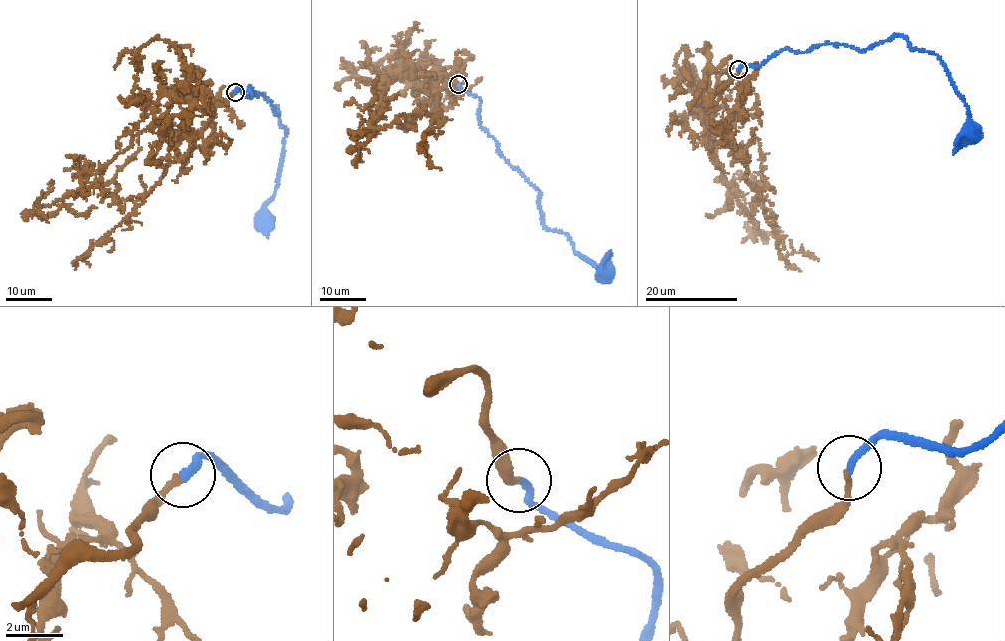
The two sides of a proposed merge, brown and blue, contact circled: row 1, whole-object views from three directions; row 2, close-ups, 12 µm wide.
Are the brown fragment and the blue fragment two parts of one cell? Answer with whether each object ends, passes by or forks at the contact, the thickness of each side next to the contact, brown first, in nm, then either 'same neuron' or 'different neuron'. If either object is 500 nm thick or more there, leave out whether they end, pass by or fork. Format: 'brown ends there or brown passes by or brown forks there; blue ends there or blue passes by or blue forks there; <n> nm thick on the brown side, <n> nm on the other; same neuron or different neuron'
brown ends there; blue ends there; 190 nm thick on the brown side, 240 nm on the other; same neuron

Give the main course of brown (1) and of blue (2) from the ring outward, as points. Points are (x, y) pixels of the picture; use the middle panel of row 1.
1: (459, 84), (452, 68), (428, 60), (404, 64), (382, 95), (383, 108), (357, 160), (353, 138)
2: (458, 84), (479, 99), (481, 126), (501, 155), (537, 189), (544, 226), (565, 234), (599, 274), (607, 274)

